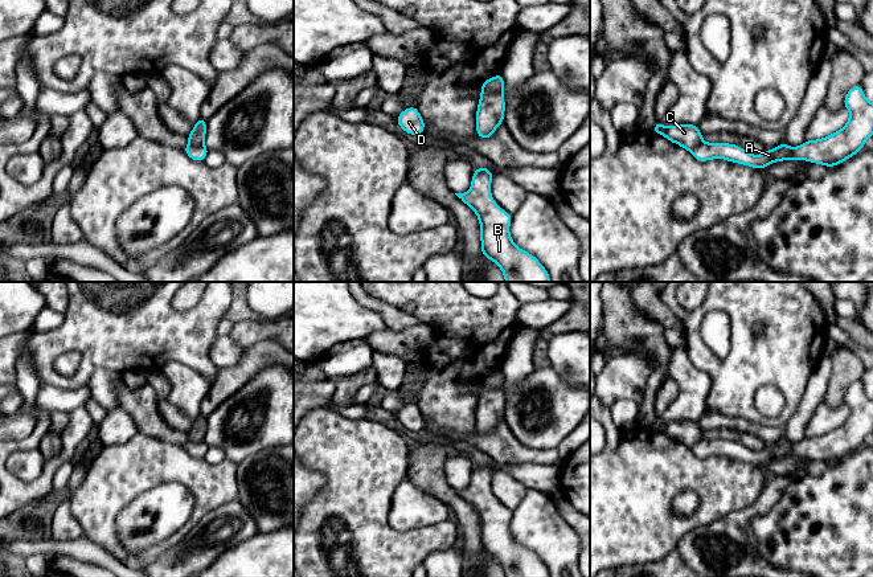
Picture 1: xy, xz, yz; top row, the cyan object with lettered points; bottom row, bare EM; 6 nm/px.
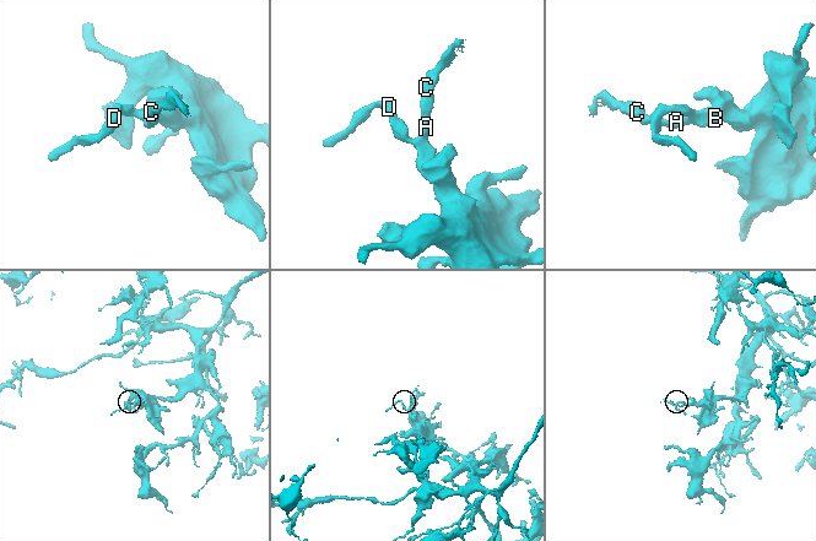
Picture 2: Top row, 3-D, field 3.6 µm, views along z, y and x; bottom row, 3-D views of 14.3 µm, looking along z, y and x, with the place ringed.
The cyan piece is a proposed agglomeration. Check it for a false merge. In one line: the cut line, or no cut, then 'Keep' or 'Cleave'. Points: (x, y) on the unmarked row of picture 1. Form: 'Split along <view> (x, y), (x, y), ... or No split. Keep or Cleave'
Split along xz (482, 384), (487, 387), (503, 385). Cleave

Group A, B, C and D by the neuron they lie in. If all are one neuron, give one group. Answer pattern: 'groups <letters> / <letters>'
groups A B D / C

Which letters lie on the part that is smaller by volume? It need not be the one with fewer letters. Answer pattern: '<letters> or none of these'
C

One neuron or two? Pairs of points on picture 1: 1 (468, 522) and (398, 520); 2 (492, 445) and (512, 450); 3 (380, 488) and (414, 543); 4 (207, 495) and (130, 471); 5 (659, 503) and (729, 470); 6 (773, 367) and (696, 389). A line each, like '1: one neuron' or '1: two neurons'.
1: two neurons
2: one neuron
3: one neuron
4: one neuron
5: one neuron
6: two neurons

